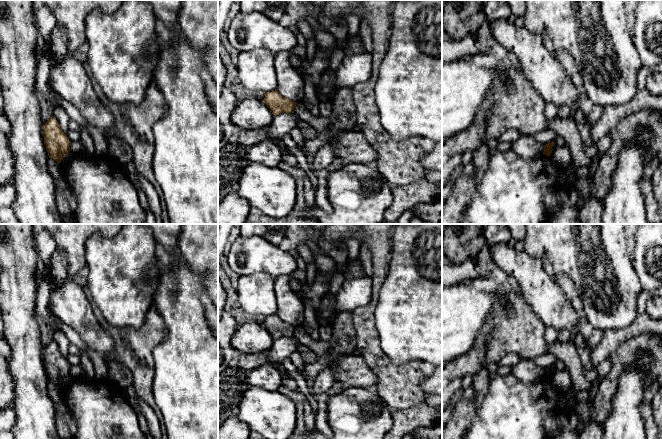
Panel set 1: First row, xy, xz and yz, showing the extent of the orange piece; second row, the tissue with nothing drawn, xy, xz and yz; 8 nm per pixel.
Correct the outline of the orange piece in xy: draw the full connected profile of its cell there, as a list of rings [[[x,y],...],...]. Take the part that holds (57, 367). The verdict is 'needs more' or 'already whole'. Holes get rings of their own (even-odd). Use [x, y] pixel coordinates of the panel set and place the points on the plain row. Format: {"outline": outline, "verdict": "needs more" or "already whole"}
{"outline": [[[54,340],[43,348],[43,361],[49,382],[53,382],[58,387],[71,375],[71,366]]], "verdict": "already whole"}

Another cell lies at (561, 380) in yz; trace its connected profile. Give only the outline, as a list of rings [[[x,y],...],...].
[[[568,369],[556,370],[552,375],[550,381],[553,386],[561,393],[567,393],[572,387],[572,379]]]

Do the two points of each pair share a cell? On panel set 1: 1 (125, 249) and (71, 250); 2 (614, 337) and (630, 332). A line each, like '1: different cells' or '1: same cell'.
1: different cells
2: same cell

